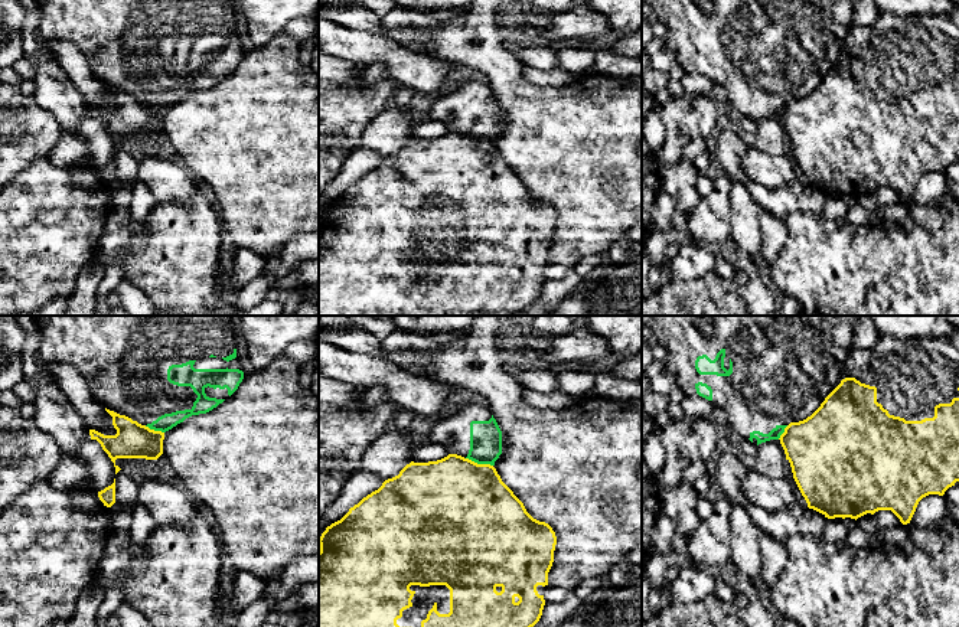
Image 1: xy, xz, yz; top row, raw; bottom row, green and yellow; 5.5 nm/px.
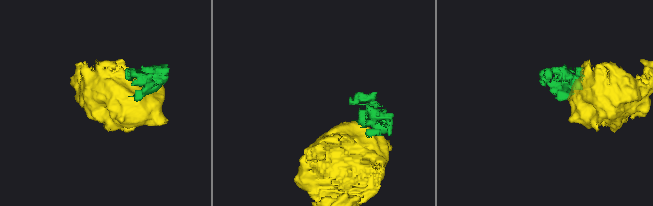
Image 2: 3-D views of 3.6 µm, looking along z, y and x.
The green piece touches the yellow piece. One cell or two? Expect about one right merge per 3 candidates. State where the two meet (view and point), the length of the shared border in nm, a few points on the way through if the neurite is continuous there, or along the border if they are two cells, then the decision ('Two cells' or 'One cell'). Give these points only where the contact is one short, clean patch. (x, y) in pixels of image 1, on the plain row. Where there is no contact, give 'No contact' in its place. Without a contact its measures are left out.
Touches green at xz (479, 140). Shared border 160 nm. Boundary: xz (466, 134), (492, 143). Two cells

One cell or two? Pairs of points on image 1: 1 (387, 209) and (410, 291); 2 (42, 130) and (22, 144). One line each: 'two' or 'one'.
1: one
2: one

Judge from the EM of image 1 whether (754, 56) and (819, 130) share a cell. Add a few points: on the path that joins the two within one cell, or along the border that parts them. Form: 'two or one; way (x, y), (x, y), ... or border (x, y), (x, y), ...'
two; border (821, 79), (809, 92), (788, 103)

